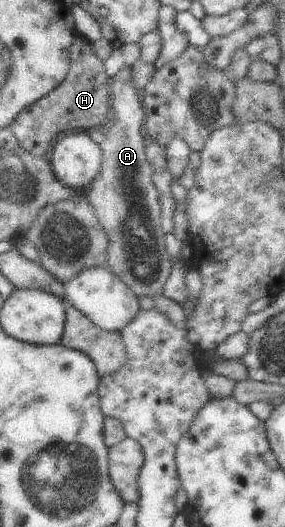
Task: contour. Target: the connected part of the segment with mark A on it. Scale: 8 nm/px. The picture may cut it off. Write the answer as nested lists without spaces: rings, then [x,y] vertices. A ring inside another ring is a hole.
[[[126,66],[121,72],[113,79],[113,113],[114,117],[111,119],[111,124],[108,126],[106,132],[105,142],[102,144],[104,148],[104,165],[102,173],[97,177],[97,180],[93,182],[93,185],[85,191],[89,200],[93,203],[93,206],[97,209],[99,218],[103,223],[103,226],[108,230],[112,243],[110,244],[110,260],[107,262],[109,270],[115,271],[139,296],[150,296],[154,300],[161,295],[166,294],[166,286],[172,275],[173,260],[171,260],[171,254],[167,250],[167,233],[161,224],[163,207],[160,203],[160,192],[158,186],[155,184],[154,174],[155,169],[152,162],[149,162],[148,153],[149,142],[147,136],[145,136],[144,126],[146,125],[146,110],[144,107],[143,93],[138,90],[138,86],[134,77],[134,66]]]

